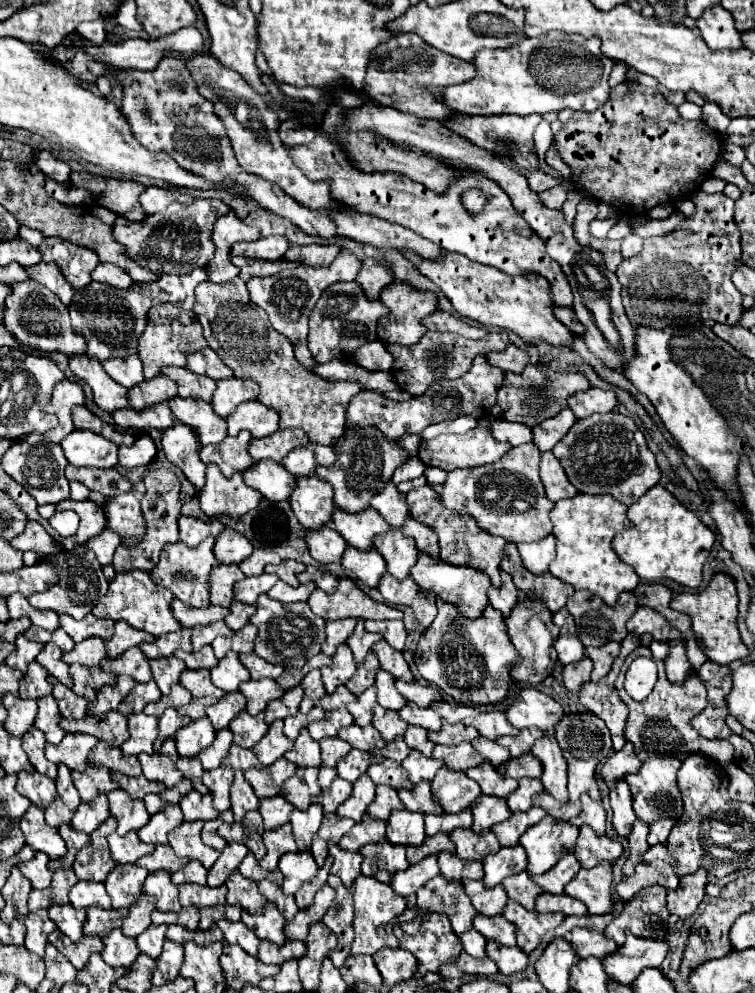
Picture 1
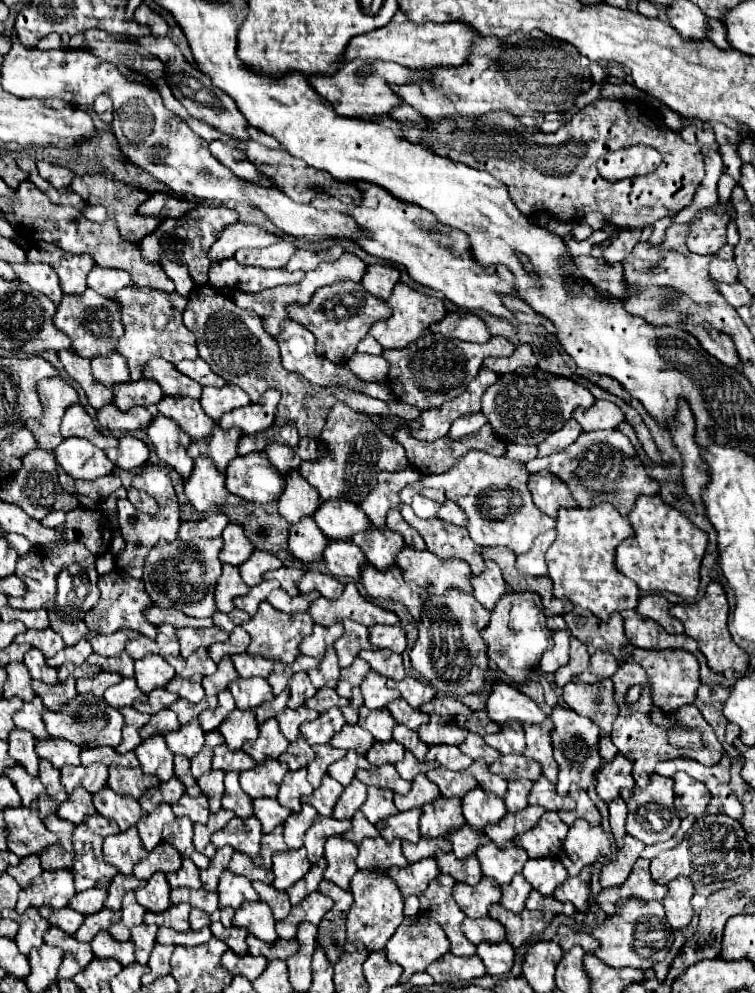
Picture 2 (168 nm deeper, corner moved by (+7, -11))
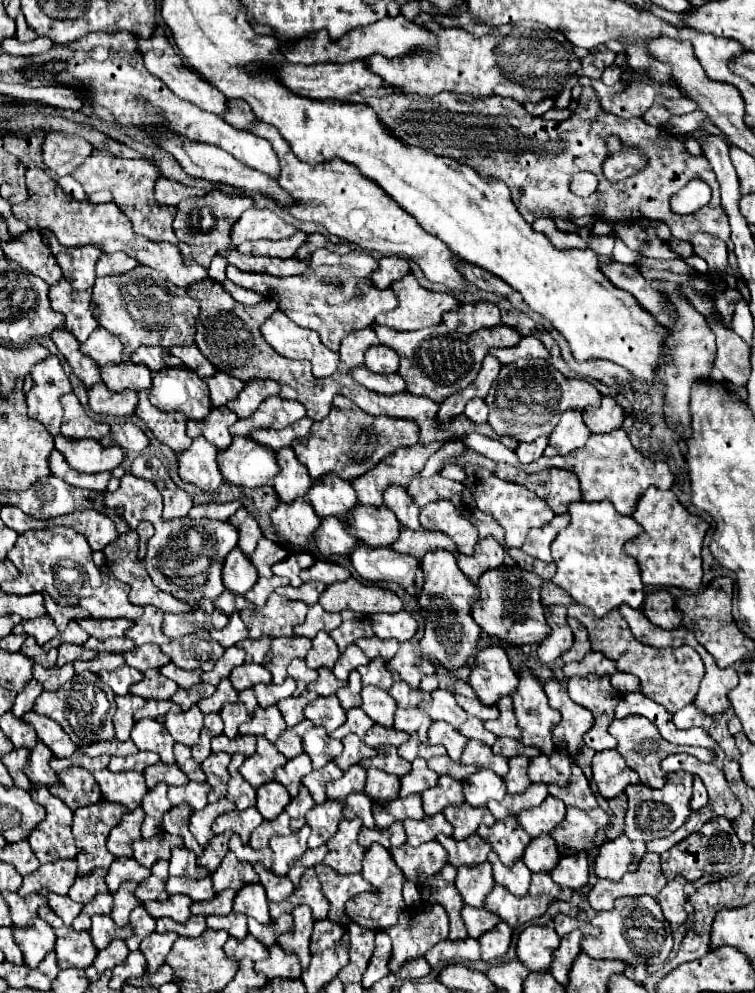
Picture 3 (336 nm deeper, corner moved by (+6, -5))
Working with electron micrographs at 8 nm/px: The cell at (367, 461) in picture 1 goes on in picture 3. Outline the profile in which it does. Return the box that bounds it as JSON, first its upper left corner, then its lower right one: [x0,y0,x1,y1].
[293,395,419,481]

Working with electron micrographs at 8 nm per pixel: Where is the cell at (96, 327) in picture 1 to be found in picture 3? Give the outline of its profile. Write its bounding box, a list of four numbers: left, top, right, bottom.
[49,279,99,341]

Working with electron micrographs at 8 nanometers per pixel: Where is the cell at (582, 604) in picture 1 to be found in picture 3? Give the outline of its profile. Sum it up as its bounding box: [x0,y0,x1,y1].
[569,605,703,713]

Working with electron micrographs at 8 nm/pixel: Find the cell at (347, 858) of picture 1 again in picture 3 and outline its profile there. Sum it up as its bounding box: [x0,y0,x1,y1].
[325,819,365,873]

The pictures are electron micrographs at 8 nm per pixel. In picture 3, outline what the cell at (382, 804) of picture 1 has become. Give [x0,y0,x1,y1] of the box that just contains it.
[365,769,399,801]

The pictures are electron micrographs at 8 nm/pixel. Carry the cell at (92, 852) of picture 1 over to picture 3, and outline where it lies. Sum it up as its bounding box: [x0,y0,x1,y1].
[73,801,121,877]

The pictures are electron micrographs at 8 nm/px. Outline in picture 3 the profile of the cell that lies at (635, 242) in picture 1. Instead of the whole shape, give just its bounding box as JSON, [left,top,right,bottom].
[587,233,615,255]

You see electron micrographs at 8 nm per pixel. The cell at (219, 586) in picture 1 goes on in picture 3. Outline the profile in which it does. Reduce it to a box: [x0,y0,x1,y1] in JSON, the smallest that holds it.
[223,549,259,595]

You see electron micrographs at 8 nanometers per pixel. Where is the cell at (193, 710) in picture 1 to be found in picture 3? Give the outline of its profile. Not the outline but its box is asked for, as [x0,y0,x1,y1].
[171,689,199,711]

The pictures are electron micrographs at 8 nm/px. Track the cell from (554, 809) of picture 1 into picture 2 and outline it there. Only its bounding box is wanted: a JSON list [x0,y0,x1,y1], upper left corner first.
[528,777,575,811]

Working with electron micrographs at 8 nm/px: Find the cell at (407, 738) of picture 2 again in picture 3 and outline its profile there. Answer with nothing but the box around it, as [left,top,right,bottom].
[395,707,431,743]

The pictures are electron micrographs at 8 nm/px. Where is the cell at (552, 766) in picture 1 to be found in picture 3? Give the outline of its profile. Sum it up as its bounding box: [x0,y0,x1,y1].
[513,665,559,753]

